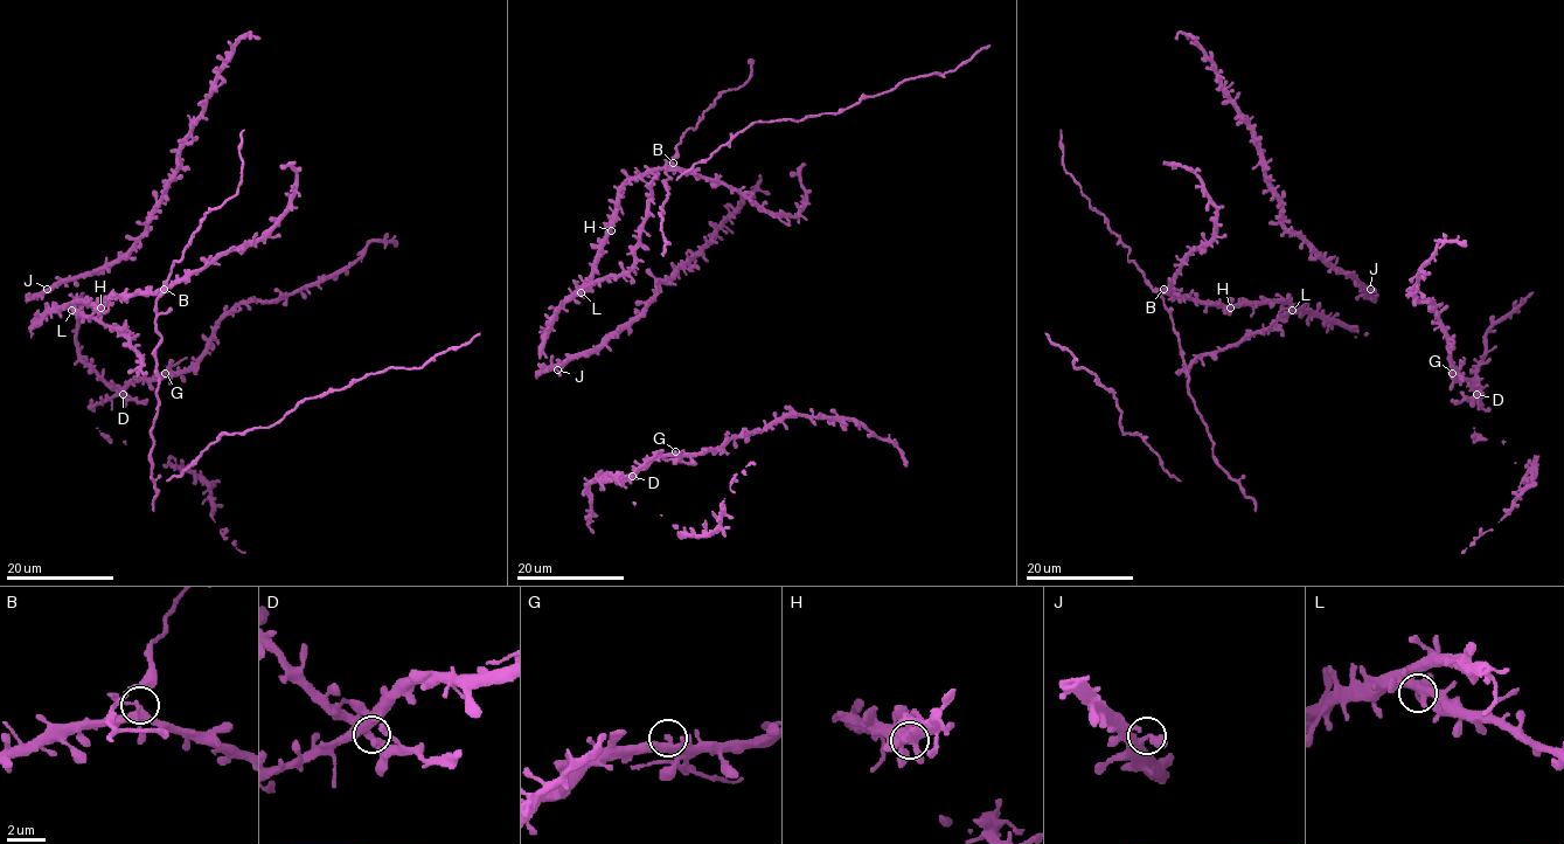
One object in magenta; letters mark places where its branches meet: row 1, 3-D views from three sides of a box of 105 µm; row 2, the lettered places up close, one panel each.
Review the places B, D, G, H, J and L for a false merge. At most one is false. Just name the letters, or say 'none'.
none

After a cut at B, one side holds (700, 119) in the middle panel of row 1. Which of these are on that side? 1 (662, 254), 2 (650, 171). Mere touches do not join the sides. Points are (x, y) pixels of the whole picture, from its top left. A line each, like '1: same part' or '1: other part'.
1: same part
2: other part

